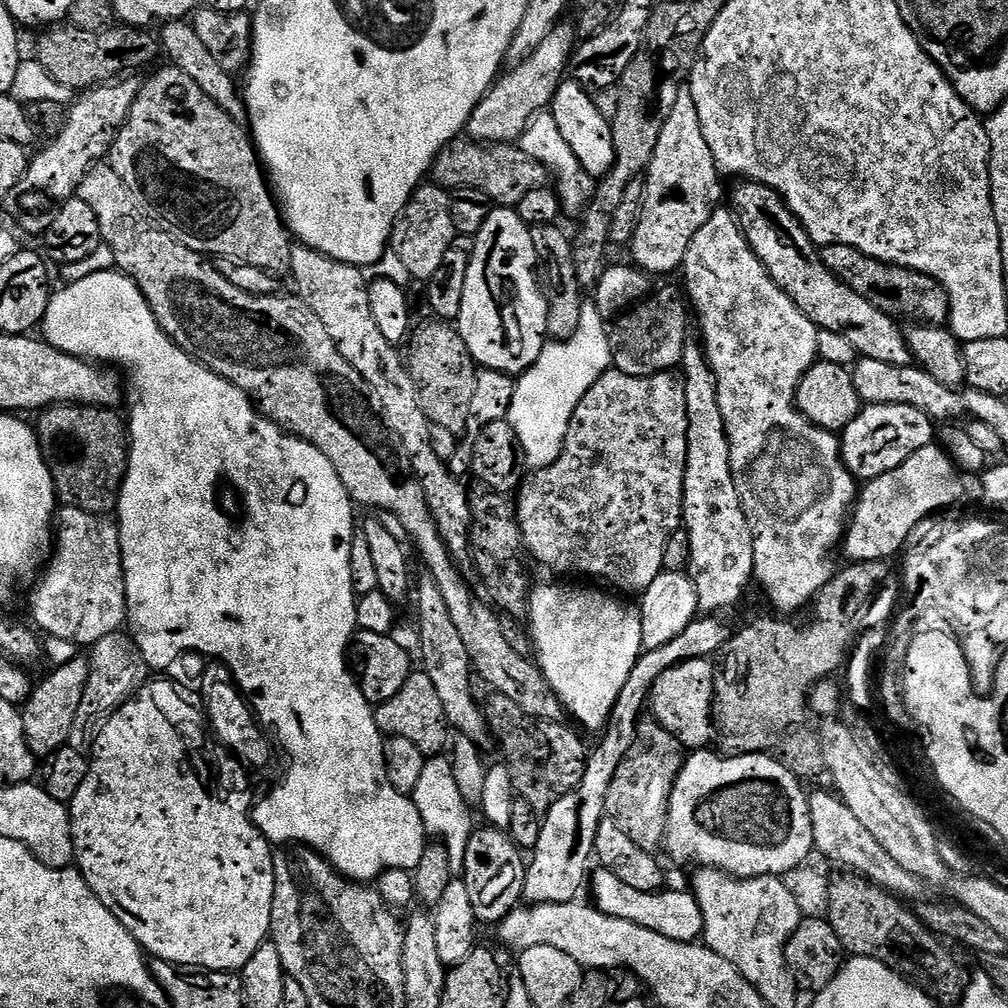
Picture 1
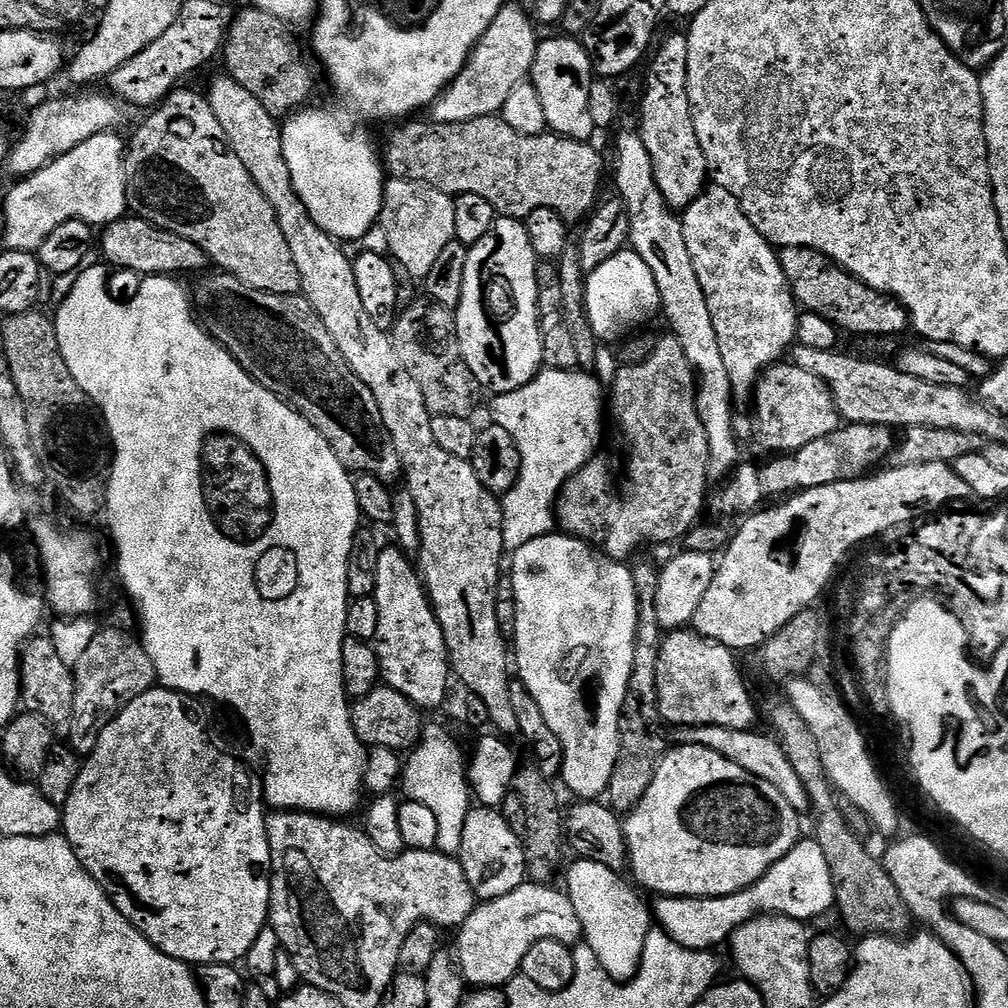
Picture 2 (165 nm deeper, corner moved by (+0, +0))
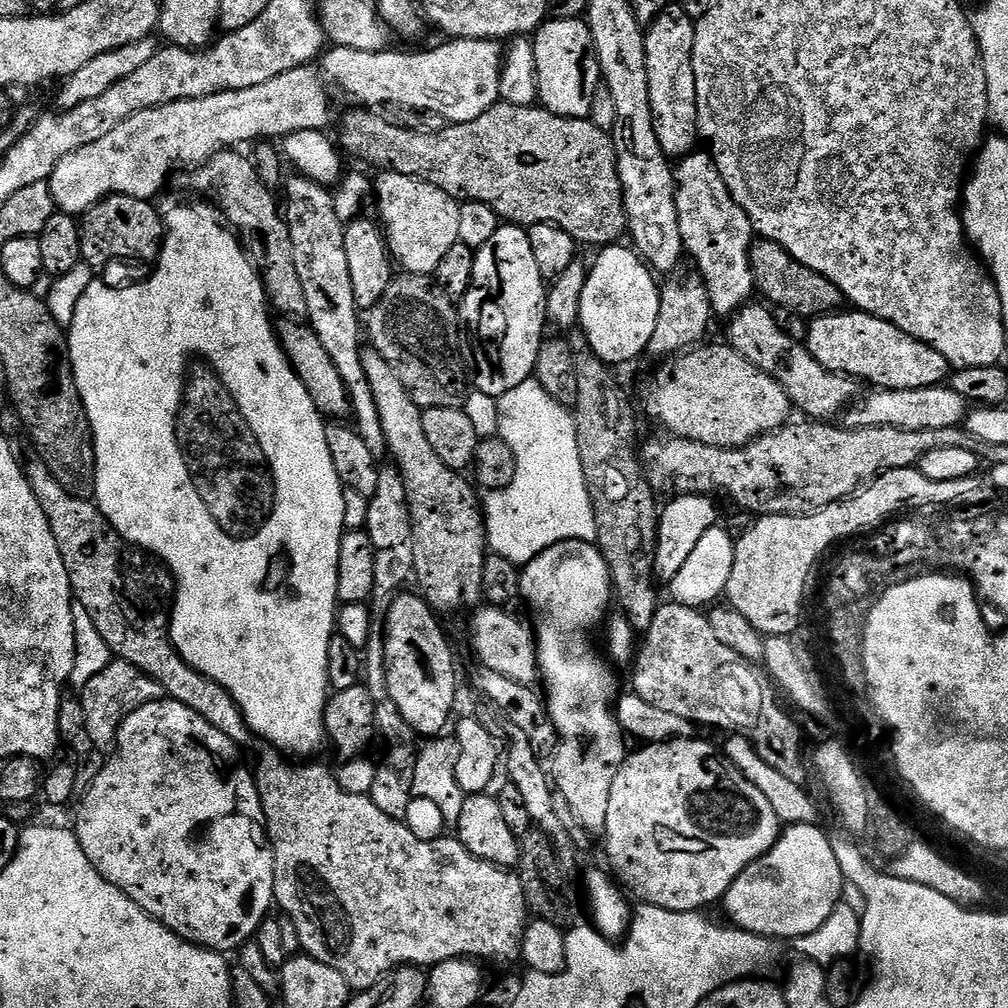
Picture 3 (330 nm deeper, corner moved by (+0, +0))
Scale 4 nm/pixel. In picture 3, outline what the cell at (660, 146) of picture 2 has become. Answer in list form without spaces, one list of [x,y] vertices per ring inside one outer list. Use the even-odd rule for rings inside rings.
[[[673,6],[658,14],[644,33],[646,78],[650,82],[650,110],[658,146],[669,158],[683,158],[697,151],[700,140],[698,102],[692,51],[696,37],[696,20],[686,10]]]

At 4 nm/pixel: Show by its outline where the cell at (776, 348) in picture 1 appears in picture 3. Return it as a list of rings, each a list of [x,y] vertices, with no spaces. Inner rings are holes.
[[[697,150],[690,156],[683,157],[675,165],[676,174],[676,205],[678,206],[678,226],[682,230],[682,242],[685,253],[696,263],[695,271],[704,280],[706,290],[710,294],[713,313],[717,317],[731,317],[740,312],[752,299],[757,291],[755,274],[752,272],[752,245],[754,229],[750,218],[734,202],[718,166],[713,162],[707,151]]]

